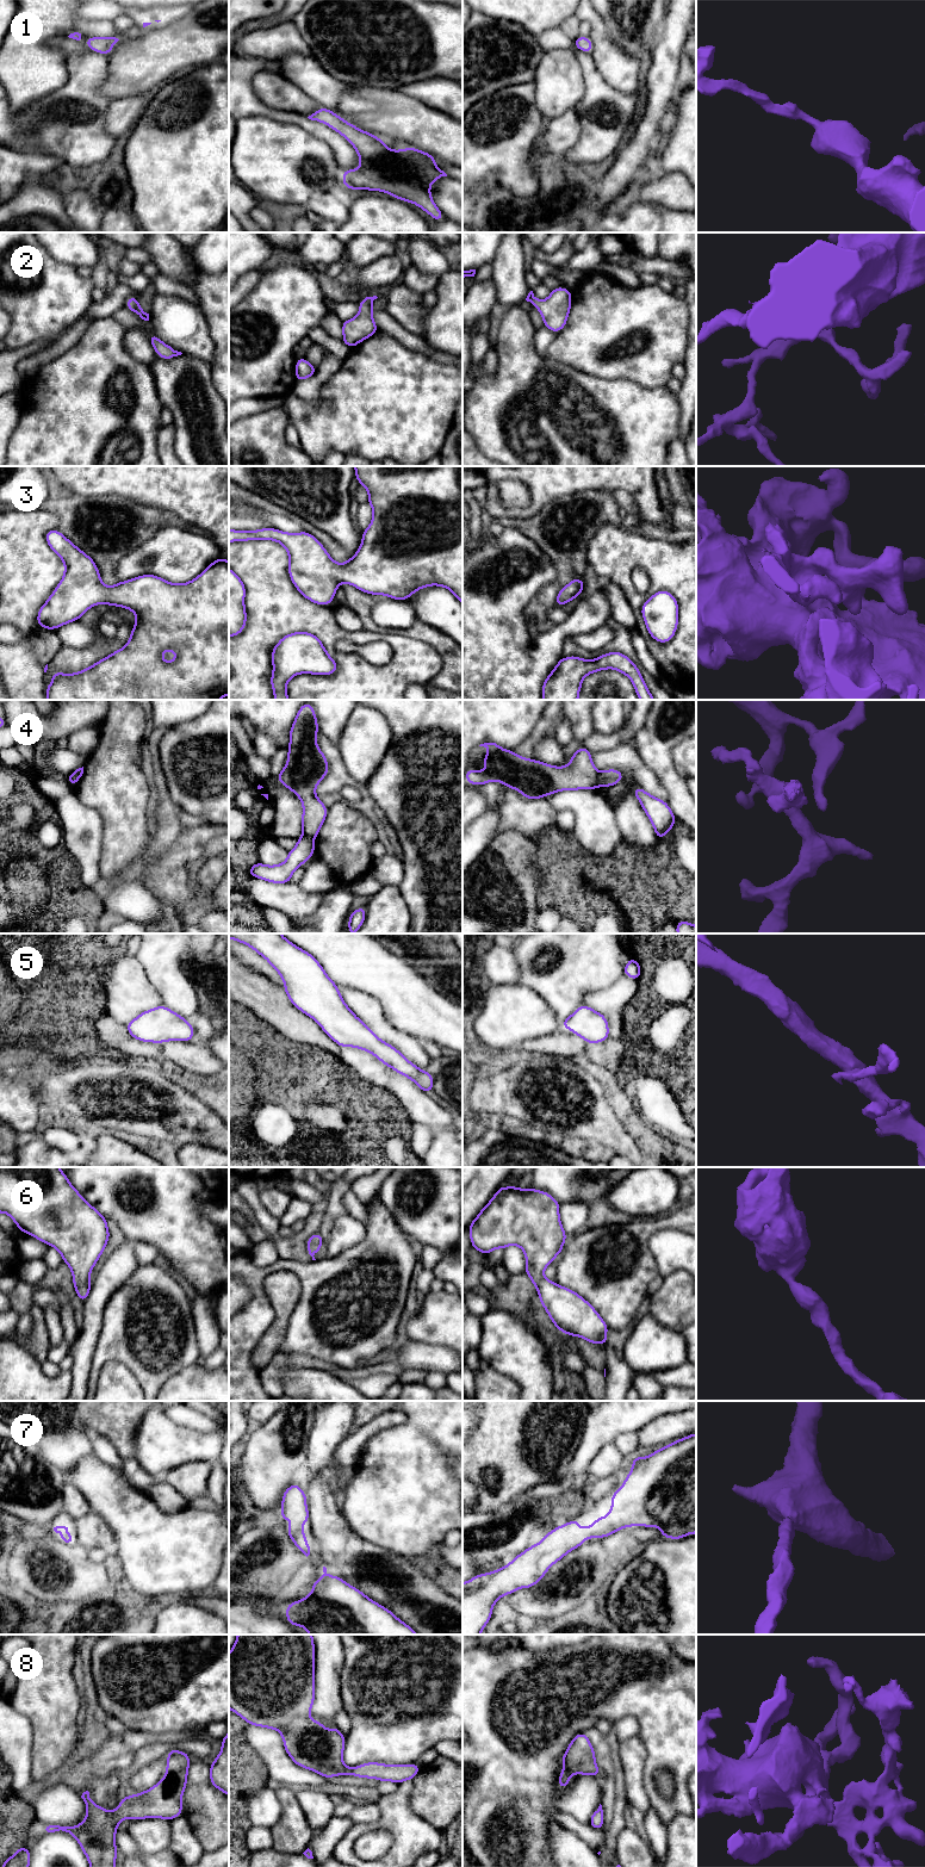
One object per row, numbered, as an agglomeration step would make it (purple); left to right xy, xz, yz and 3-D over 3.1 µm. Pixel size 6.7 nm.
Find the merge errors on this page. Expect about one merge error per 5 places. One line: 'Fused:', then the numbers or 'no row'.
Fused: 4

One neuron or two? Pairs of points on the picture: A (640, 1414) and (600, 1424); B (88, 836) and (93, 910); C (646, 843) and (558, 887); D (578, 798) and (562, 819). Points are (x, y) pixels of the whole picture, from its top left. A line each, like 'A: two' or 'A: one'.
A: one
B: two
C: two
D: two

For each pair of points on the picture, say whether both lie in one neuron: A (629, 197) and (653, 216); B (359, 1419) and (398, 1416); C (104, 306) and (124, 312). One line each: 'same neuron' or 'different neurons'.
A: different neurons
B: different neurons
C: different neurons

